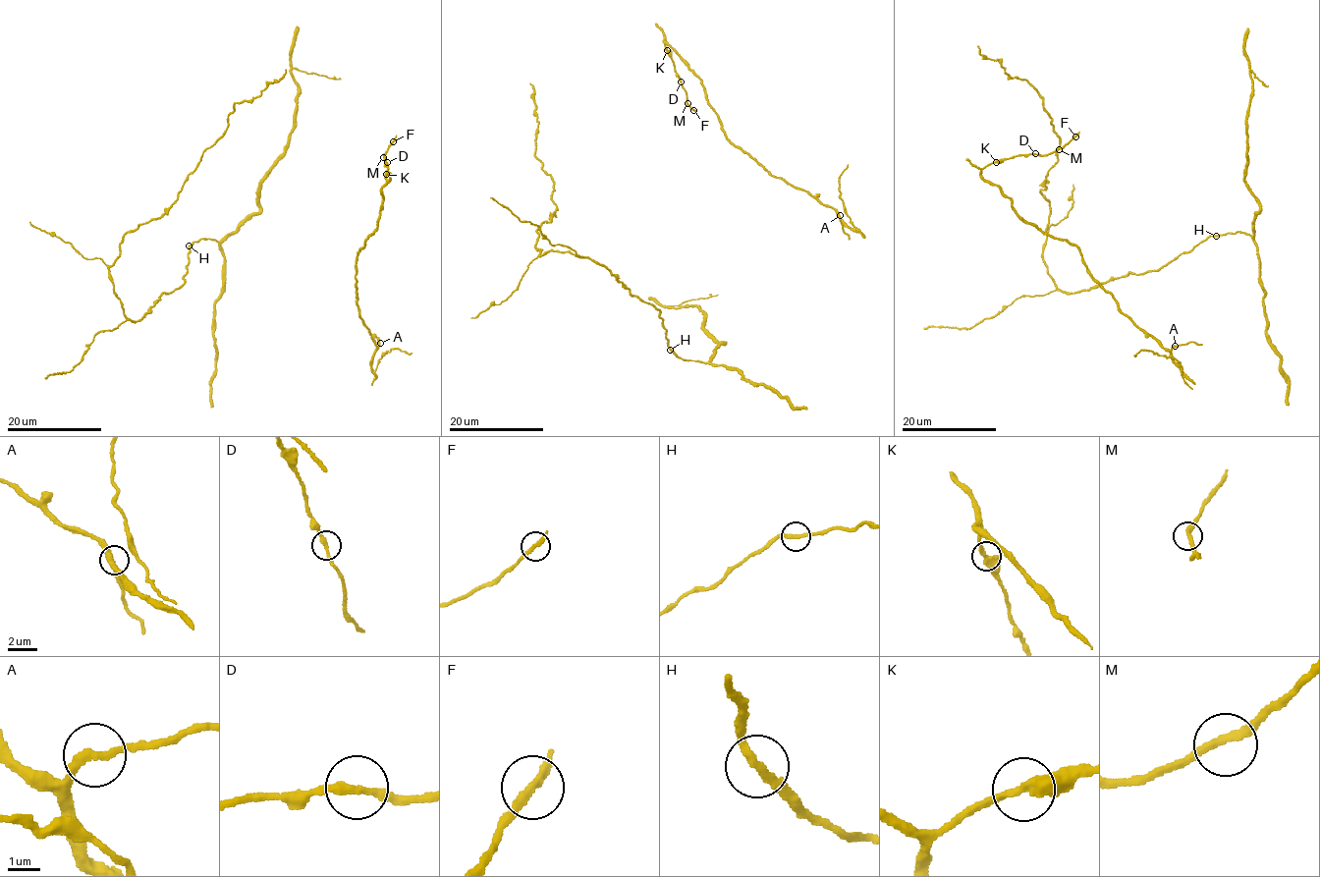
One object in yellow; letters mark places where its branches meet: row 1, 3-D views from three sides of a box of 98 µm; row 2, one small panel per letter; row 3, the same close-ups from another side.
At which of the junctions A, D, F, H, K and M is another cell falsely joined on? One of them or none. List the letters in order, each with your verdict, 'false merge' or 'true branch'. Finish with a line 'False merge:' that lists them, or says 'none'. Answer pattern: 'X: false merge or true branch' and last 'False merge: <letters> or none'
A: true branch
D: true branch
F: true branch
H: true branch
K: true branch
M: true branch
False merge: none

